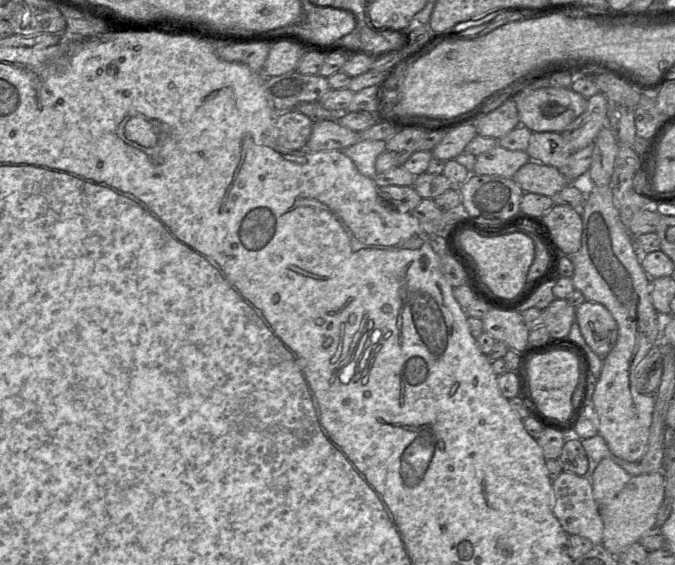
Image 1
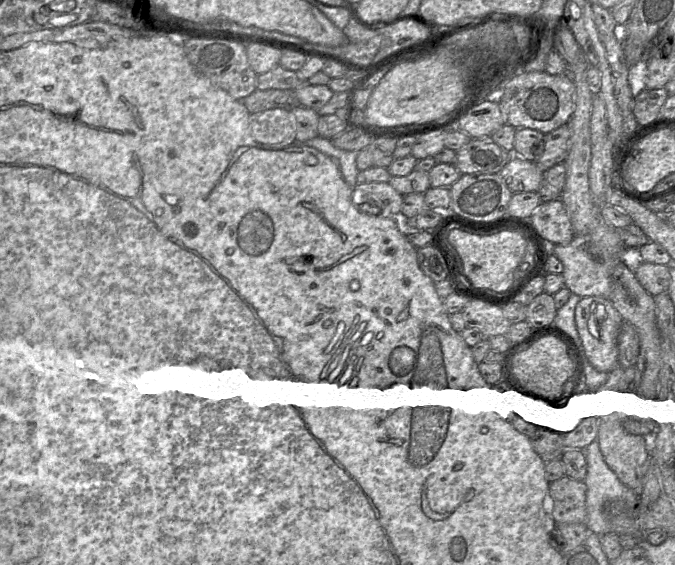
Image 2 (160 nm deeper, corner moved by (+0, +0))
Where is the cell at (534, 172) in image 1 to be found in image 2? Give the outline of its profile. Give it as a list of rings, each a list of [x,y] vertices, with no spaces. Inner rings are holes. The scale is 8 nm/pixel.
[[[512,155],[499,172],[507,187],[513,192],[537,192],[544,181],[544,172],[535,162]]]

